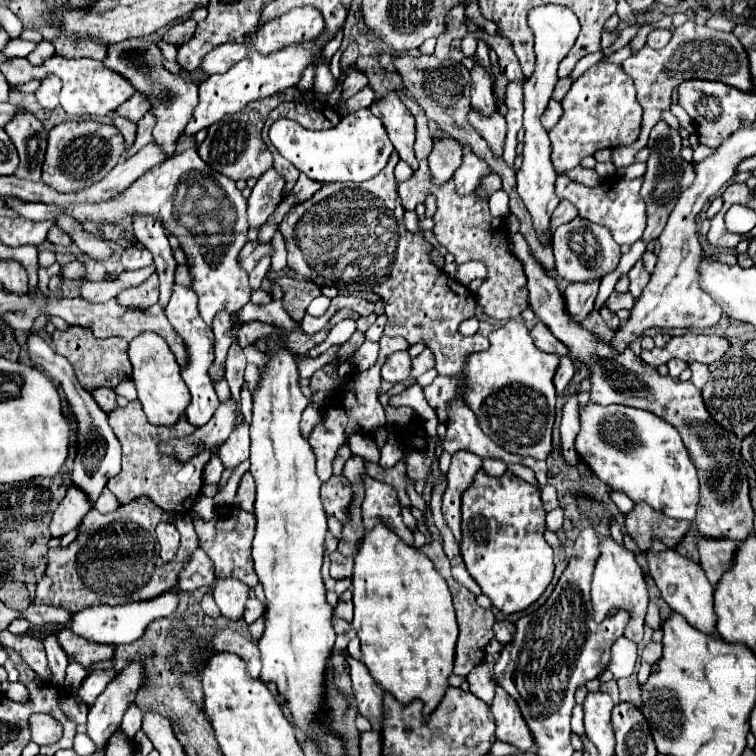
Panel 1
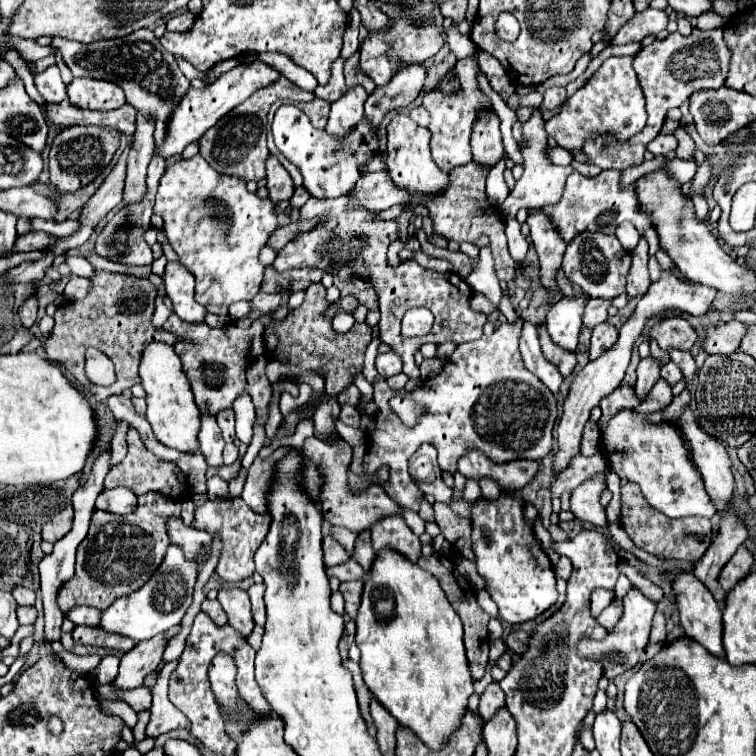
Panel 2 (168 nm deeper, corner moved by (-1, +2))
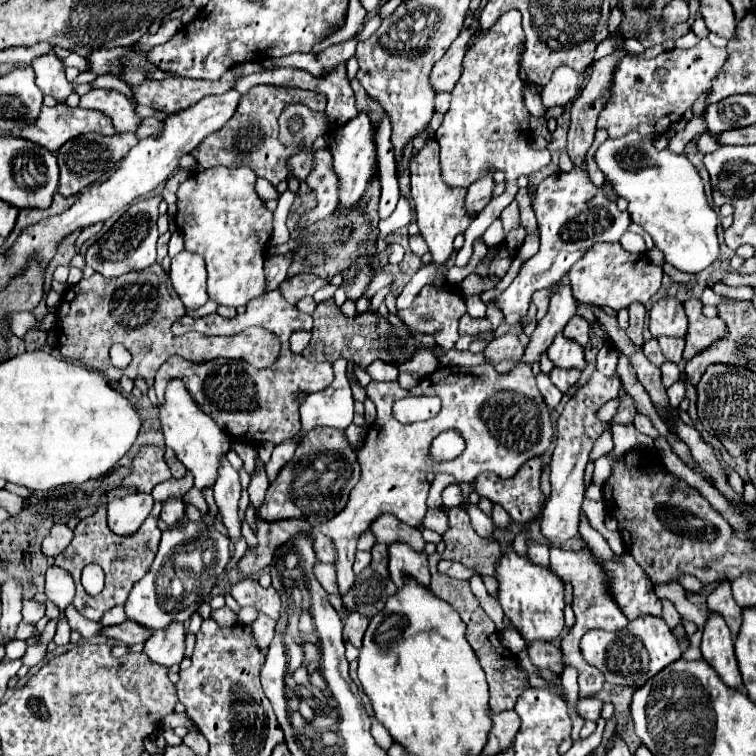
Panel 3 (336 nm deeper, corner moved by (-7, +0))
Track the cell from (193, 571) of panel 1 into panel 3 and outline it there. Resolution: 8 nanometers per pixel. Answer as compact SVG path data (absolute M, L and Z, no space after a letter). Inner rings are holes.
M168 498L168 500L162 502L160 518L162 518L168 526L176 526L176 522L184 518L184 508L186 508L186 504L182 502L182 498Z

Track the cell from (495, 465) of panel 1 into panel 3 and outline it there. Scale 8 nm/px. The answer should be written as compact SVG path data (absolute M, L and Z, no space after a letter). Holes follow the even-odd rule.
M494 504L492 520L494 520L494 526L496 526L496 528L508 528L508 526L510 526L510 518L508 518L508 514L504 512L502 506L496 506L496 504Z

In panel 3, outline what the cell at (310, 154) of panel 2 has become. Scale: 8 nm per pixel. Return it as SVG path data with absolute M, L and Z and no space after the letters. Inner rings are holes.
M320 148L316 152L316 166L312 170L312 174L306 178L308 186L314 190L318 204L304 214L306 224L296 224L298 228L306 228L326 216L330 216L336 208L338 202L338 182L332 170L332 154L328 148Z

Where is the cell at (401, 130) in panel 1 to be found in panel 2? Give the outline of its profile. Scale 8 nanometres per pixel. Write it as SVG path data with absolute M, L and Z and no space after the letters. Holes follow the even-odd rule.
M396 114L388 124L388 150L386 150L386 164L392 180L406 188L414 196L434 196L440 192L442 186L448 184L448 174L444 174L434 160L430 158L430 132L418 126L410 116Z

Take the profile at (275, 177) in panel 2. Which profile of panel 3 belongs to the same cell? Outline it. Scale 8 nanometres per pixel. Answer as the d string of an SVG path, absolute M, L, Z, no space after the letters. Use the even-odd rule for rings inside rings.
M300 152L300 154L292 156L288 160L288 168L290 168L292 176L296 176L298 180L306 180L314 168L314 154L312 152Z

